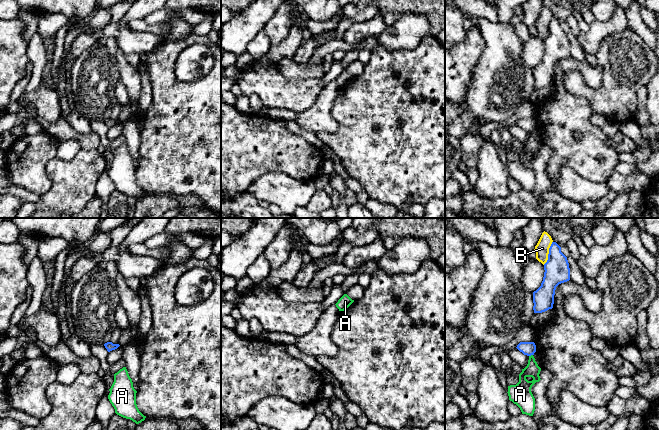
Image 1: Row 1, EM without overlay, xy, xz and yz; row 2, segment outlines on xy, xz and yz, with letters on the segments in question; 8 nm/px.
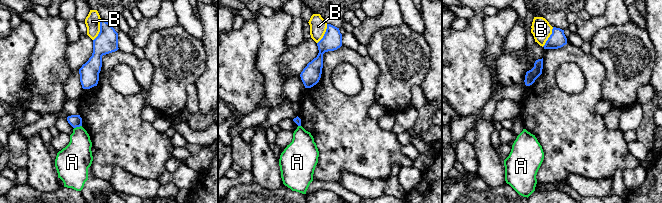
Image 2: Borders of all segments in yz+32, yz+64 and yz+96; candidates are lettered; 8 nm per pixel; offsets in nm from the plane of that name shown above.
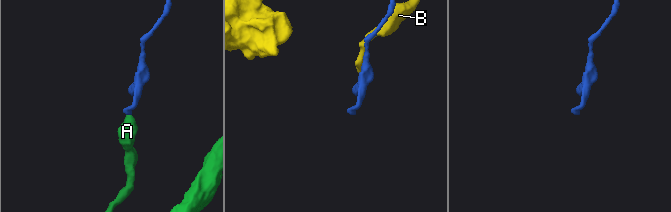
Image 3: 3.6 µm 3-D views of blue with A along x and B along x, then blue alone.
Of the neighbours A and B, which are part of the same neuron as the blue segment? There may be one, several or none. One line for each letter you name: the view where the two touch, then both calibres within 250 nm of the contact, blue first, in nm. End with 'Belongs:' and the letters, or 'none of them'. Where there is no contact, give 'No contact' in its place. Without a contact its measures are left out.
Belongs: none of them

